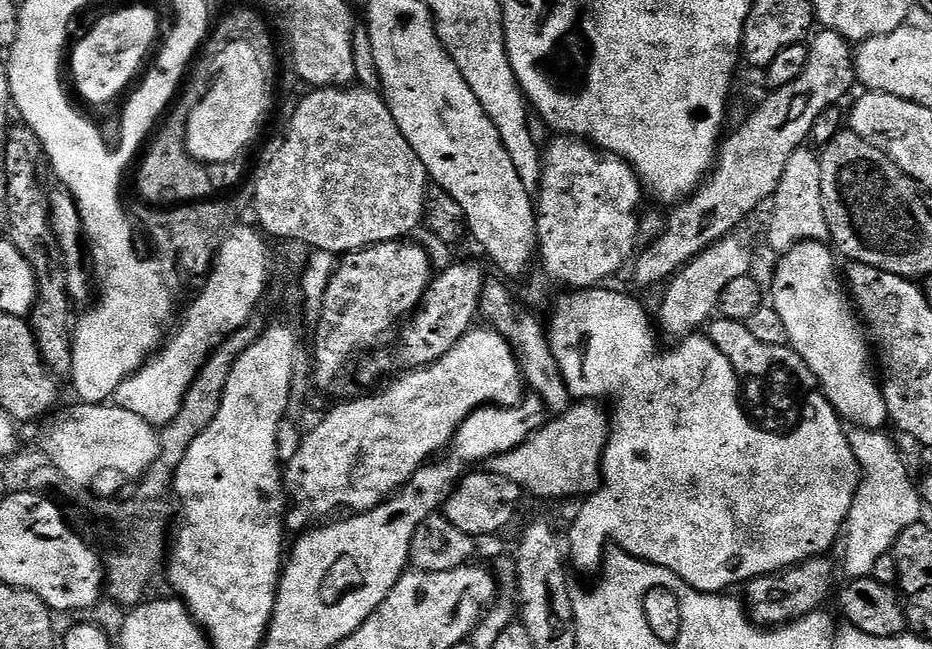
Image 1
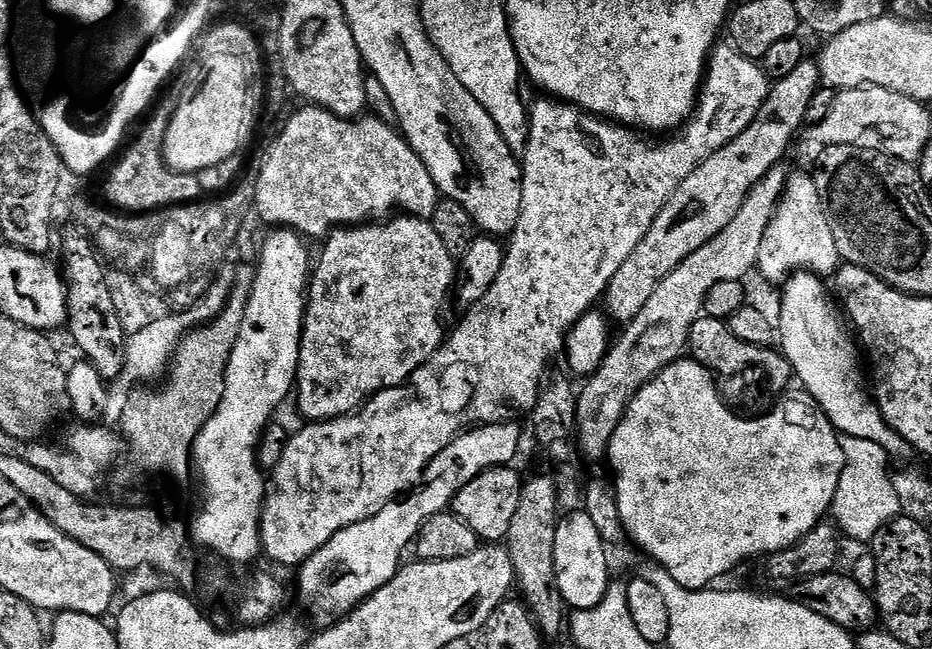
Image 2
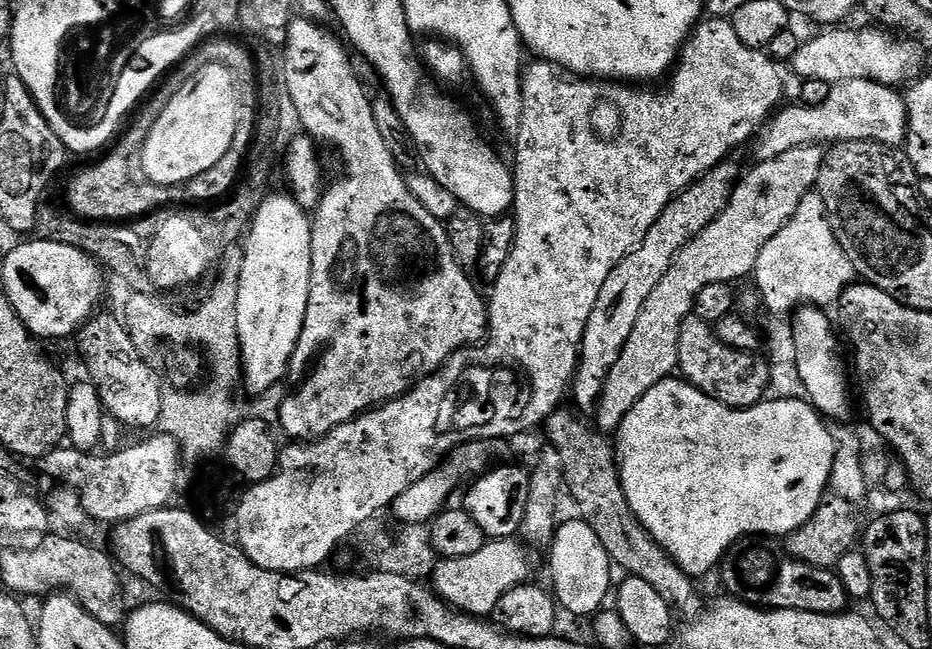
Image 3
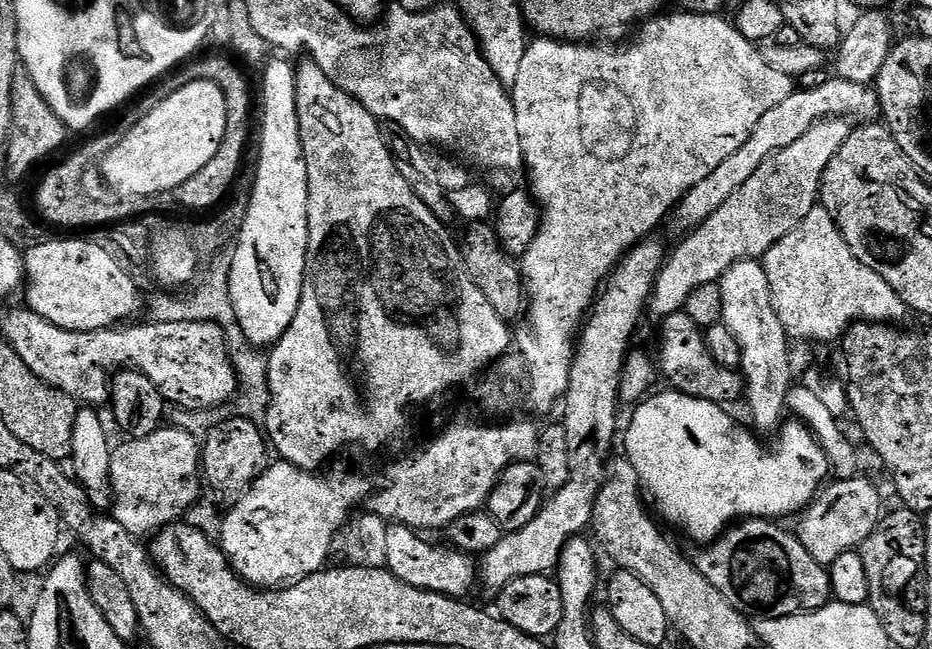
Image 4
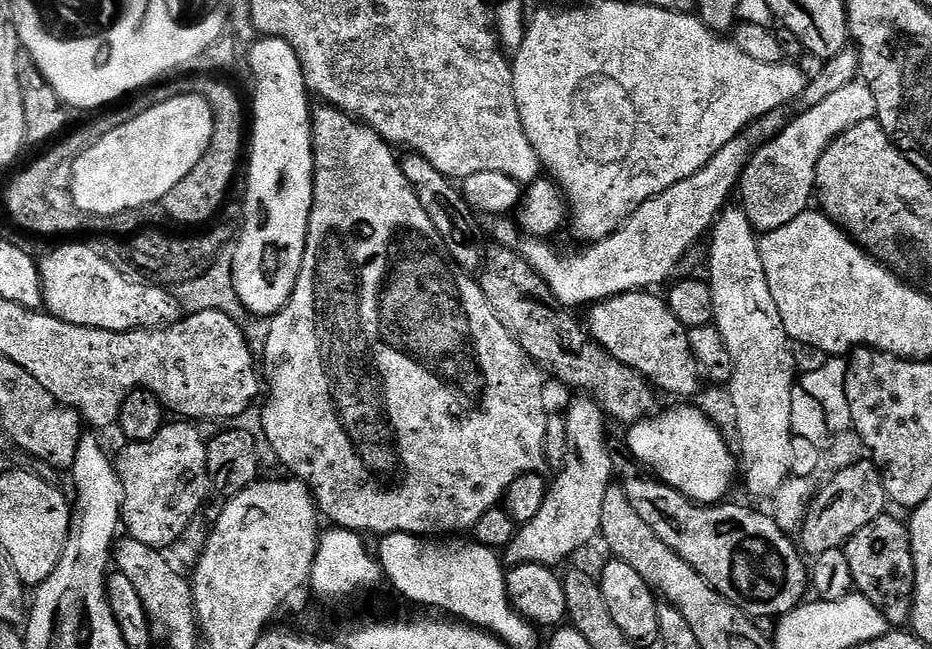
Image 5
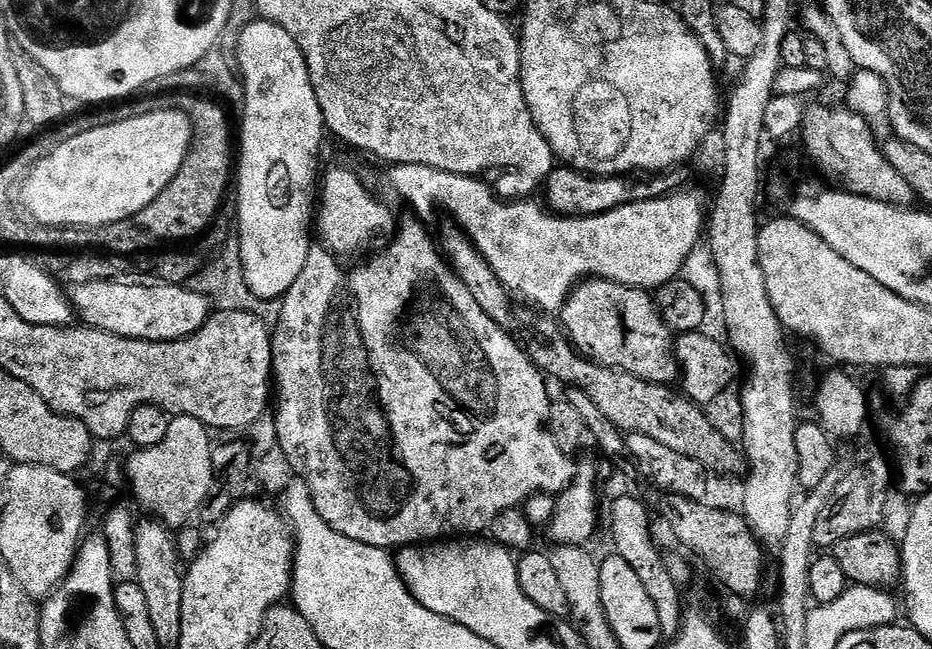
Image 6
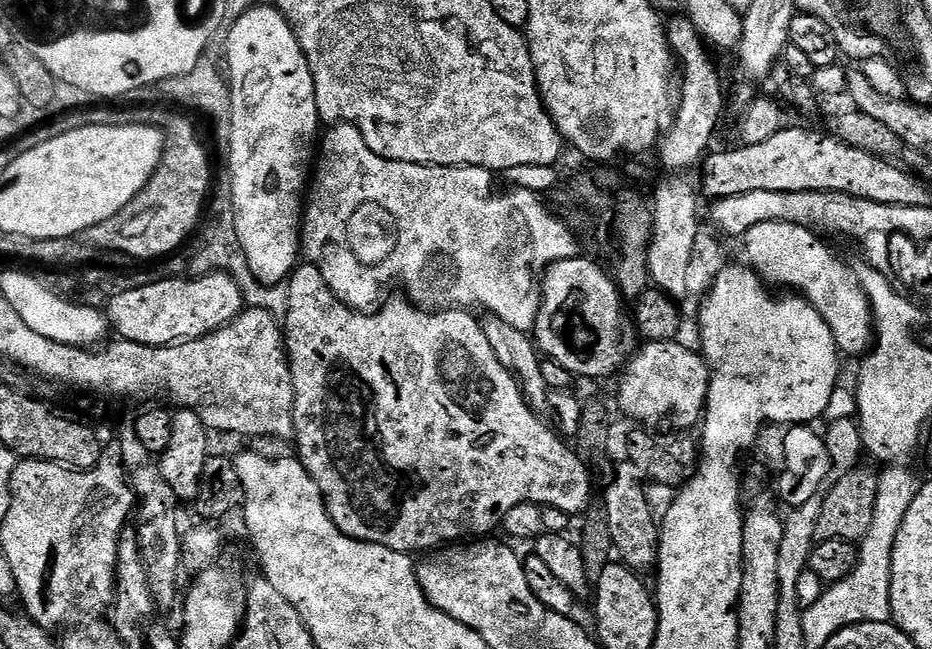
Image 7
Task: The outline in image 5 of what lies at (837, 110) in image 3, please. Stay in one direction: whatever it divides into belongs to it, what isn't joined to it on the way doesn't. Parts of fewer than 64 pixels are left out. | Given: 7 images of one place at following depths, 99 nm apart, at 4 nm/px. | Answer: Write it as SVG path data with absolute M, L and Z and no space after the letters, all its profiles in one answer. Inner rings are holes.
M777 110L758 118L743 132L740 132L698 174L690 174L678 186L662 190L650 198L614 234L604 240L597 240L587 246L580 246L577 252L559 252L548 240L522 239L522 233L508 218L497 219L492 236L497 245L516 248L524 261L531 266L545 282L554 298L565 308L572 310L572 300L581 300L585 306L621 296L627 292L652 290L680 264L680 259L699 242L720 219L721 212L729 207L731 198L744 178L744 167L752 161L752 153L773 136L781 132L786 123L783 111Z

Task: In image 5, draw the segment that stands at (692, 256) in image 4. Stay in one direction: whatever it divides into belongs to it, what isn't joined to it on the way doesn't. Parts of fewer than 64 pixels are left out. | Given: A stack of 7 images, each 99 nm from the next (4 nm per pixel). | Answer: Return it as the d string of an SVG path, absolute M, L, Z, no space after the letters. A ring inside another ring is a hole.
M857 78L850 82L850 86L842 86L842 90L830 94L830 98L818 102L818 106L804 108L801 113L797 120L789 119L783 130L777 136L773 136L767 144L760 145L752 153L752 161L744 167L744 178L738 185L738 200L740 196L739 203L757 233L763 234L778 230L778 226L786 226L786 222L794 222L794 218L798 218L798 214L809 211L811 204L808 203L811 200L813 203L814 200L816 171L822 154L831 146L832 141L846 130L850 130L850 126L858 126L858 122L875 120L876 103L874 94L870 94L870 86Z

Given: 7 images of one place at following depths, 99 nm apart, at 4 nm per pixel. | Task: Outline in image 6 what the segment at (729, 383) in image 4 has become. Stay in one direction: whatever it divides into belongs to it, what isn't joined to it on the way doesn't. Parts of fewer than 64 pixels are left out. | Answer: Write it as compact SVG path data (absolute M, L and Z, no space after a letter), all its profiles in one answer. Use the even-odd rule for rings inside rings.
M589 278L573 288L568 301L558 313L559 323L564 335L571 341L573 348L596 364L603 367L617 368L629 372L638 379L665 384L675 381L678 376L678 365L674 359L674 336L664 325L664 319L656 308L656 301L643 288L627 288L609 280Z

